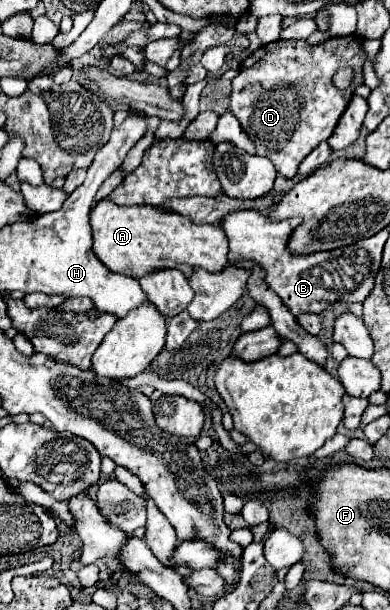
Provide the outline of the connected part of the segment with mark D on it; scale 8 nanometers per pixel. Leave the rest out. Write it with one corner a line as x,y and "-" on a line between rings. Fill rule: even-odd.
331,37
329,41
311,47
307,41
273,41
259,47
241,65
237,77
263,77
263,83
235,85
229,95
231,113
239,119
247,137
255,143
257,155
273,161
277,173
293,177
301,161
319,145
329,139
339,117
343,115
353,89
363,83
361,67
365,53
359,37
-
337,69
353,69
353,81
347,89
333,85

